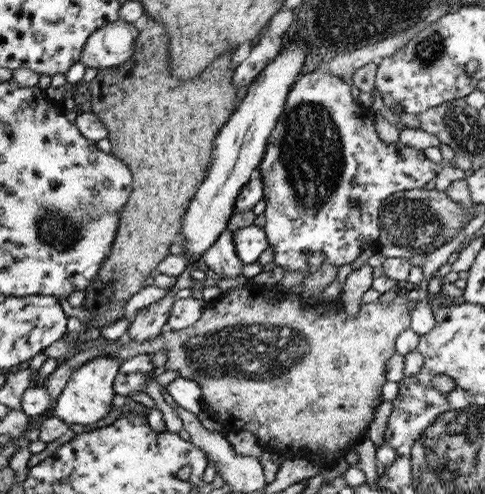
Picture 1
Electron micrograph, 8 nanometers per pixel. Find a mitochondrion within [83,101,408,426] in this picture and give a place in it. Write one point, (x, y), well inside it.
(244, 352)

